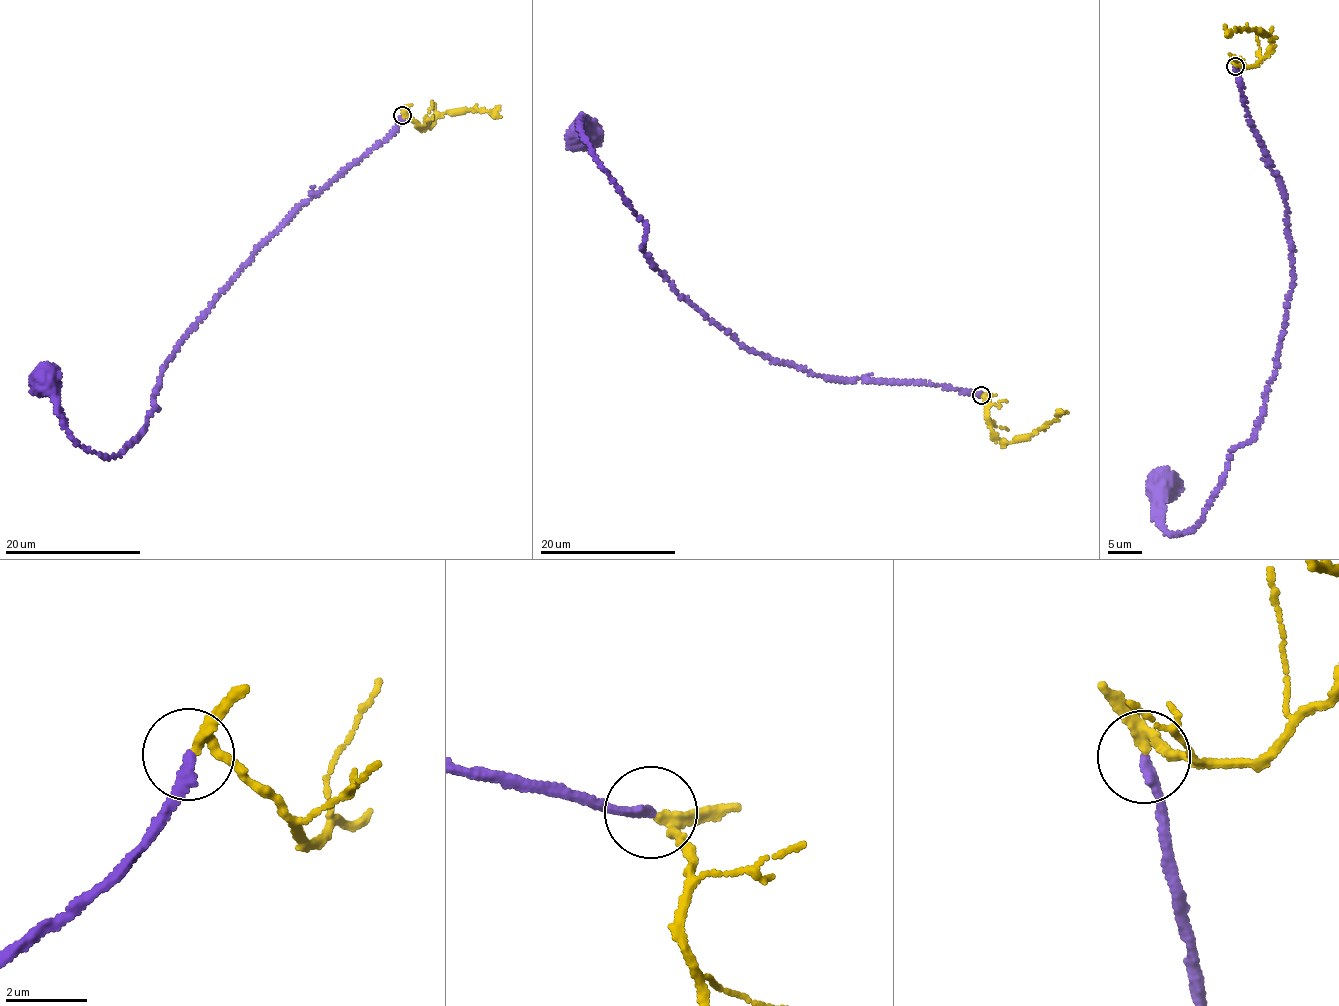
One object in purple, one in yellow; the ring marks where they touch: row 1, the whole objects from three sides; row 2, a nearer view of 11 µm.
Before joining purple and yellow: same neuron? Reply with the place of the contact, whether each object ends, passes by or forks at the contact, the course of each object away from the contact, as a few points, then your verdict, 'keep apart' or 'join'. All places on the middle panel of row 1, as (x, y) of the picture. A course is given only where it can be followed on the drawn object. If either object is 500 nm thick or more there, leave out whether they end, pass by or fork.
place (981, 395); purple ends; yellow passes by; course purple (982, 394), (924, 381), (820, 376), (751, 350), (674, 290), (642, 251), (646, 225), (578, 123), (587, 133); course yellow (982, 395), (988, 403), (987, 417), (996, 436), (1004, 441), (1030, 438), (1066, 411); join

